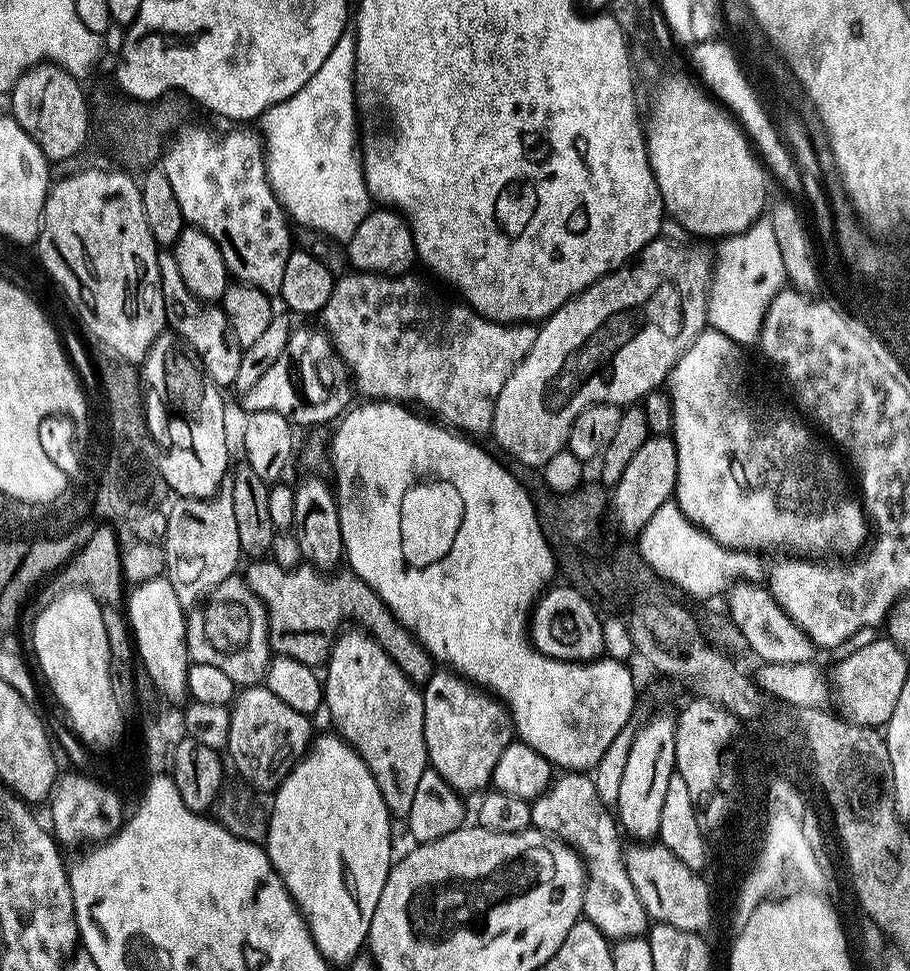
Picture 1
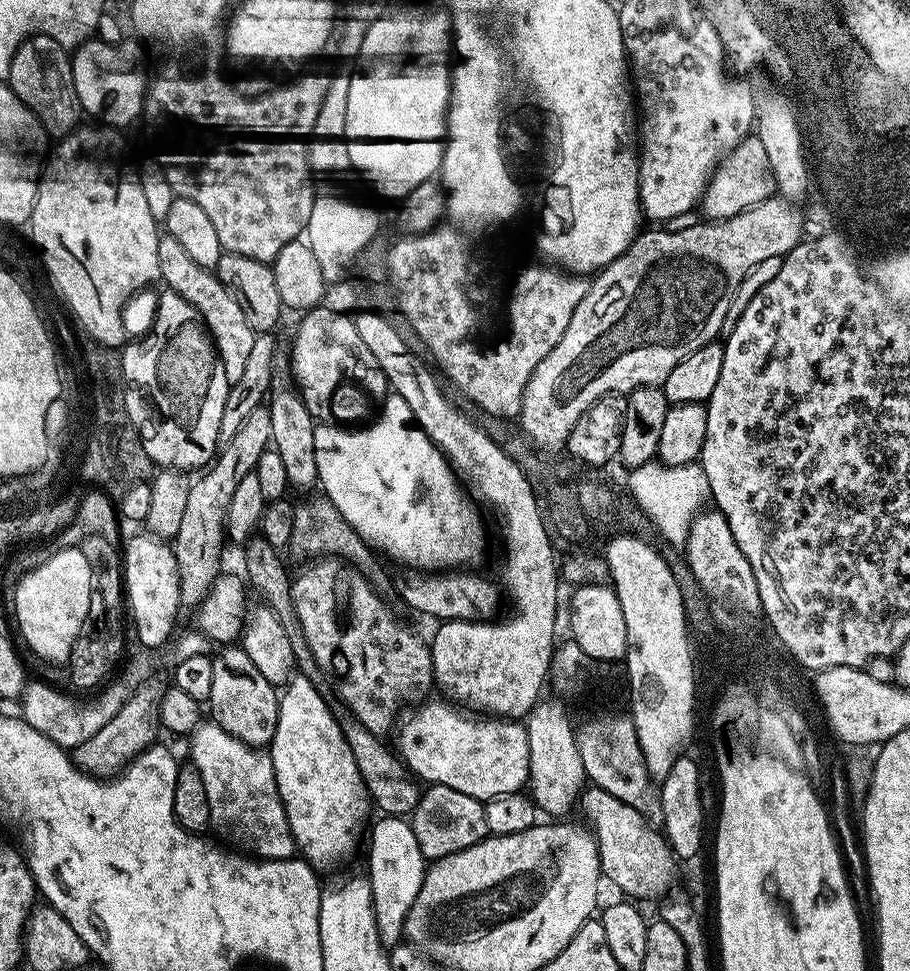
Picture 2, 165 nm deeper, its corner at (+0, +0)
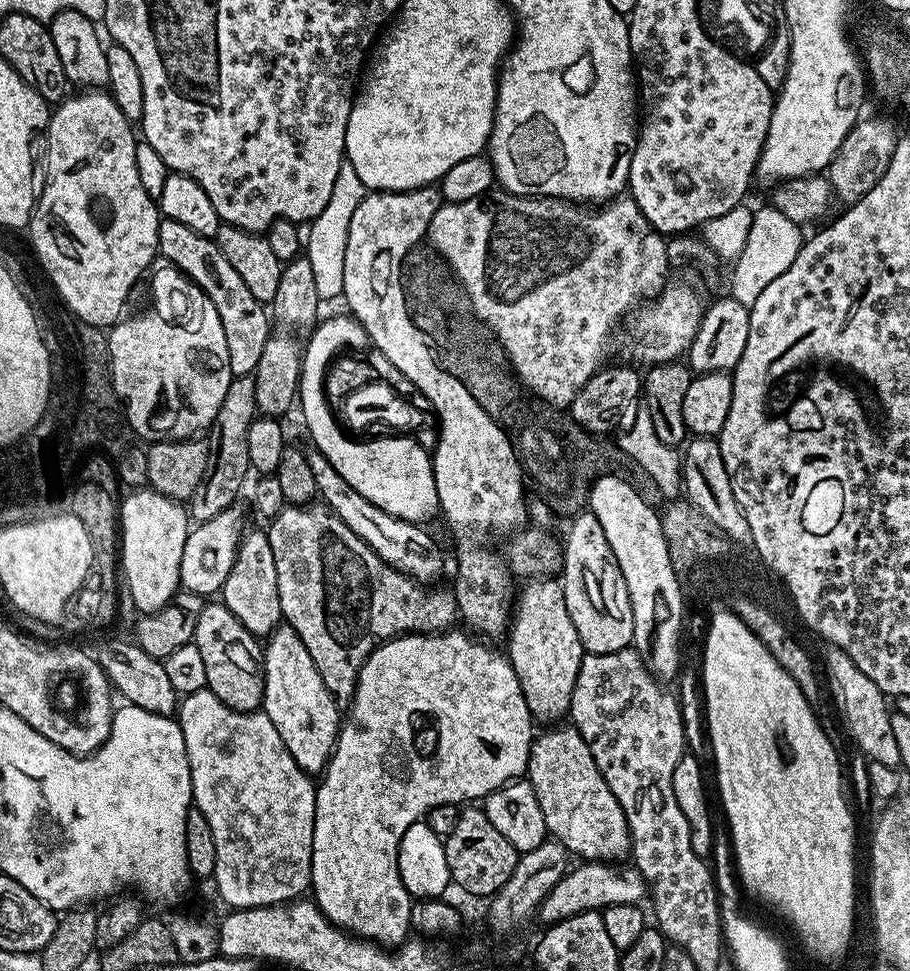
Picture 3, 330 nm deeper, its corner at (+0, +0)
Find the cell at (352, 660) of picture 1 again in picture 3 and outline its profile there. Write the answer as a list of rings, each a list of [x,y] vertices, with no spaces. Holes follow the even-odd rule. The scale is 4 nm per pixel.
[[[309,502],[303,506],[285,506],[270,521],[266,531],[270,538],[270,550],[274,550],[274,567],[278,569],[278,598],[282,602],[282,617],[296,631],[298,638],[302,638],[302,646],[306,646],[306,651],[310,653],[314,666],[318,666],[318,674],[322,674],[322,682],[326,682],[326,690],[330,690],[330,694],[336,698],[337,705],[351,705],[360,668],[378,645],[385,644],[396,636],[447,632],[455,625],[452,623],[457,623],[456,594],[451,587],[425,586],[394,566],[382,562],[382,558],[378,558],[378,554],[374,554],[374,550],[370,550],[370,546],[366,546],[366,542],[362,542],[362,538],[358,538],[358,534],[354,534],[354,530],[350,530],[350,526],[346,526],[346,522],[342,522],[342,518],[338,518],[336,513],[323,502]]]

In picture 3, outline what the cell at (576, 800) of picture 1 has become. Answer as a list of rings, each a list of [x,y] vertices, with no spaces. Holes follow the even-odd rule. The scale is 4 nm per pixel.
[[[532,578],[525,584],[528,585],[521,592],[519,589],[514,600],[514,611],[506,633],[506,655],[514,666],[514,674],[522,686],[522,694],[526,698],[526,706],[532,711],[533,721],[560,722],[563,721],[560,719],[568,716],[574,682],[578,682],[578,670],[586,653],[578,638],[578,630],[574,630],[574,622],[570,622],[570,610],[566,610],[563,583],[556,578]]]

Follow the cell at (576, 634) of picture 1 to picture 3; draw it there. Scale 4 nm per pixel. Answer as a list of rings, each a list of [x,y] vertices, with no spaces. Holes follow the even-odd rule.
[[[309,451],[308,461],[310,470],[314,470],[319,499],[338,518],[342,518],[342,522],[346,522],[346,526],[350,526],[350,530],[354,530],[354,534],[358,534],[358,538],[362,538],[362,542],[366,542],[366,546],[370,546],[370,550],[374,550],[374,554],[382,558],[382,562],[394,566],[425,586],[439,581],[436,579],[444,572],[444,556],[440,553],[439,546],[432,541],[427,527],[394,518],[394,514],[386,514],[386,510],[374,506],[374,502],[367,498],[362,498],[362,494],[358,494],[358,490],[354,490],[354,486],[350,486],[350,482],[346,482],[346,478],[342,478],[342,474],[334,470],[334,466],[330,466],[330,462],[321,452]]]

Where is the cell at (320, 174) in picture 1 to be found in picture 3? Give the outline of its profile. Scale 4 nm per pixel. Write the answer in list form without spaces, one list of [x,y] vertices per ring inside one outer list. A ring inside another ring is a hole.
[[[345,162],[338,170],[338,182],[334,182],[334,194],[330,194],[330,202],[326,202],[326,210],[311,221],[309,232],[306,232],[306,255],[314,270],[314,286],[318,286],[321,301],[328,302],[344,295],[344,275],[342,262],[346,258],[346,238],[350,234],[350,218],[354,218],[354,210],[358,210],[358,202],[362,202],[366,189],[362,178],[354,174],[354,166]]]

